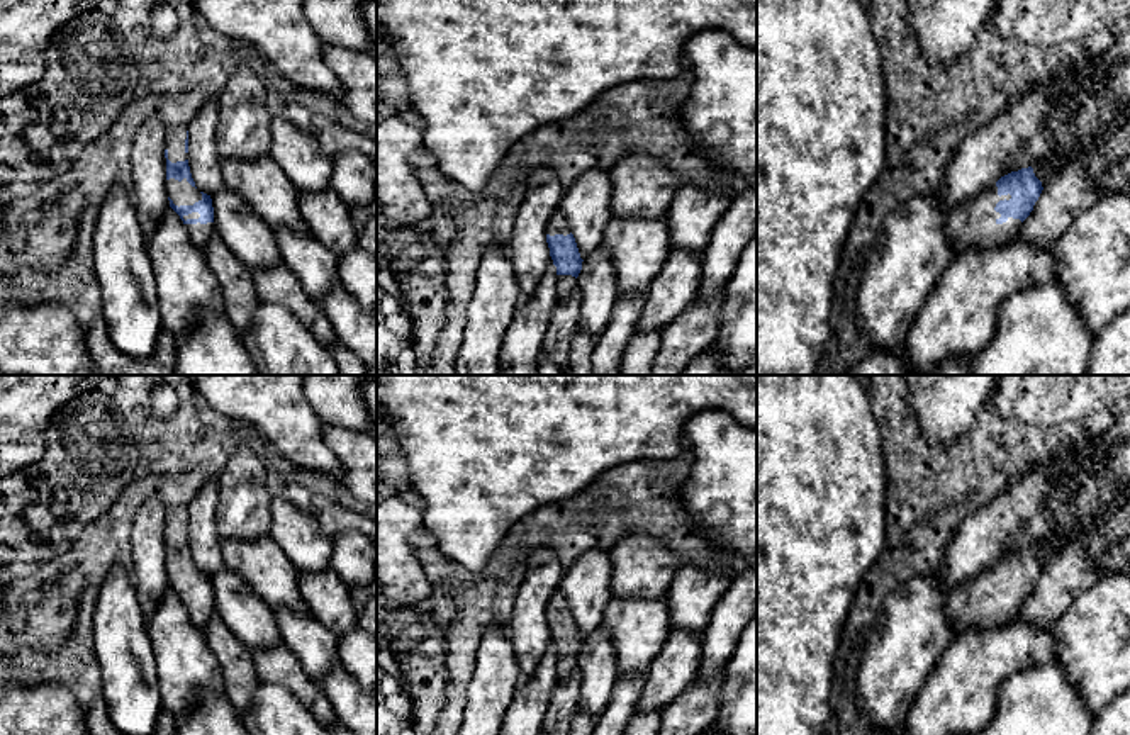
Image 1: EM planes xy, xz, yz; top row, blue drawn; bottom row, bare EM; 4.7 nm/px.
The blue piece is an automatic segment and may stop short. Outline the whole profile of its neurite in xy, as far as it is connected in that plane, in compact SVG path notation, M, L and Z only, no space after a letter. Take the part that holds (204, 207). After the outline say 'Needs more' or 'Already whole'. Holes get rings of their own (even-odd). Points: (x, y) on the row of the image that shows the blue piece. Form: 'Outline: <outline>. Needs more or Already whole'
Outline: M183 126L166 129L166 194L170 207L183 221L192 243L204 250L214 227L214 207L210 195L200 192L190 173L188 131Z. Needs more

